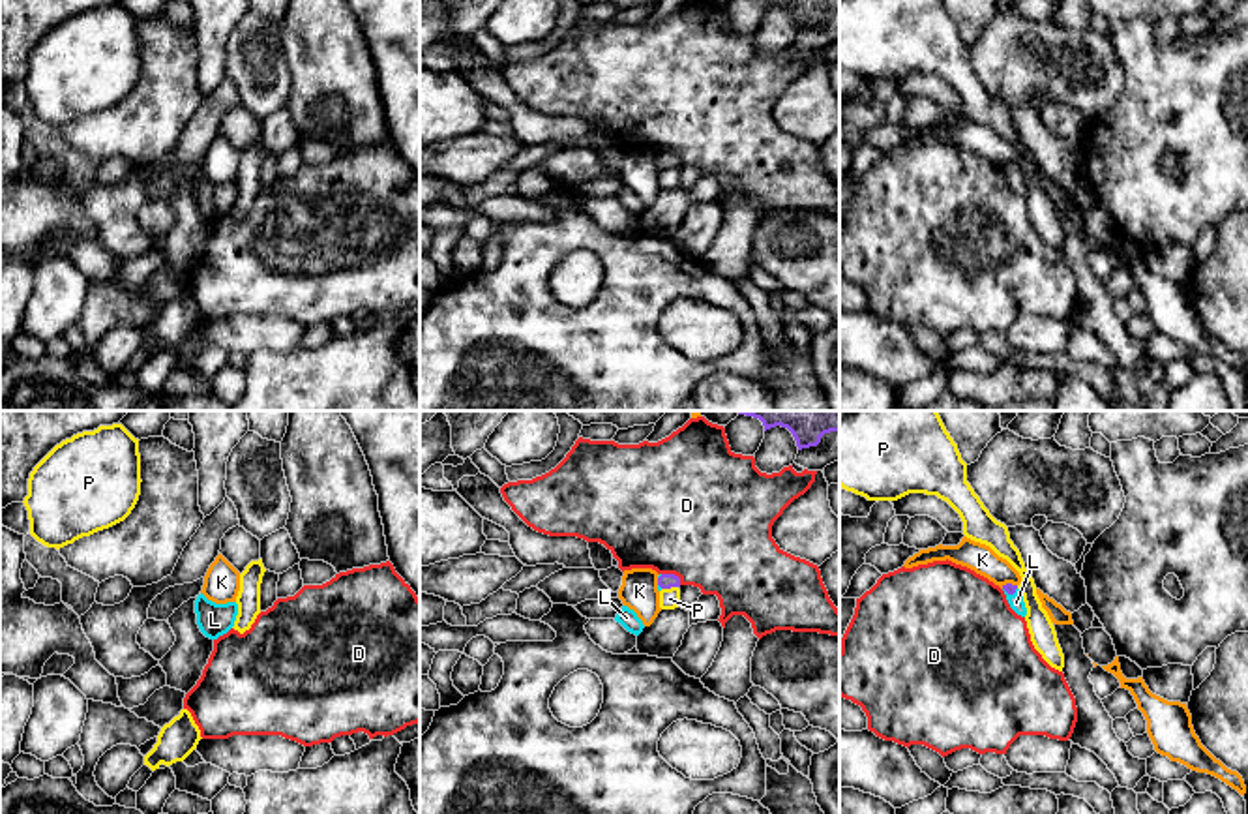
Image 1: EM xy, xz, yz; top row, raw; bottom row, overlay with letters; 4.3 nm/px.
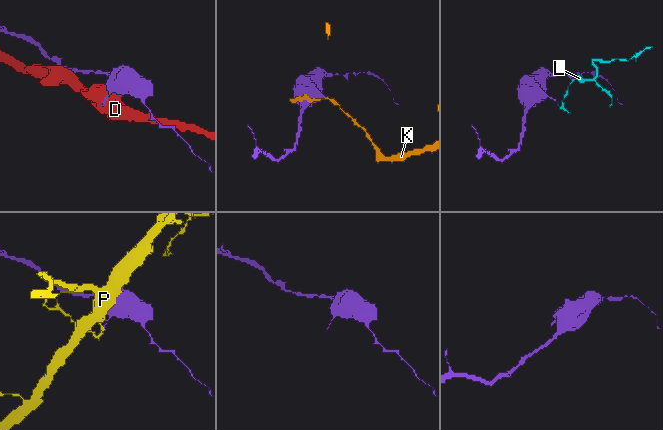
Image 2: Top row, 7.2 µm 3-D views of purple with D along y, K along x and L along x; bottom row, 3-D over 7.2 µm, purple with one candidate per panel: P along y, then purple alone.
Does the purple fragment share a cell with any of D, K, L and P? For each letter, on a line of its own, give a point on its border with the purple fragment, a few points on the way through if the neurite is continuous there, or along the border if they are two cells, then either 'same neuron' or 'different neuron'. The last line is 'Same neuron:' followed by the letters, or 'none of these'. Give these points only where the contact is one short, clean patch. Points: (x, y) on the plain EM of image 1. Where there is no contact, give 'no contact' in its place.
D: meets purple in xz at (673, 154); different neuron
K: meets purple in xz at (658, 162); different neuron
L: meets purple in yz at (1010, 173); runs through yz (1009, 167), (1010, 173), (1016, 182); same neuron
P: meets purple in xz at (669, 167); different neuron
Same neuron: L

